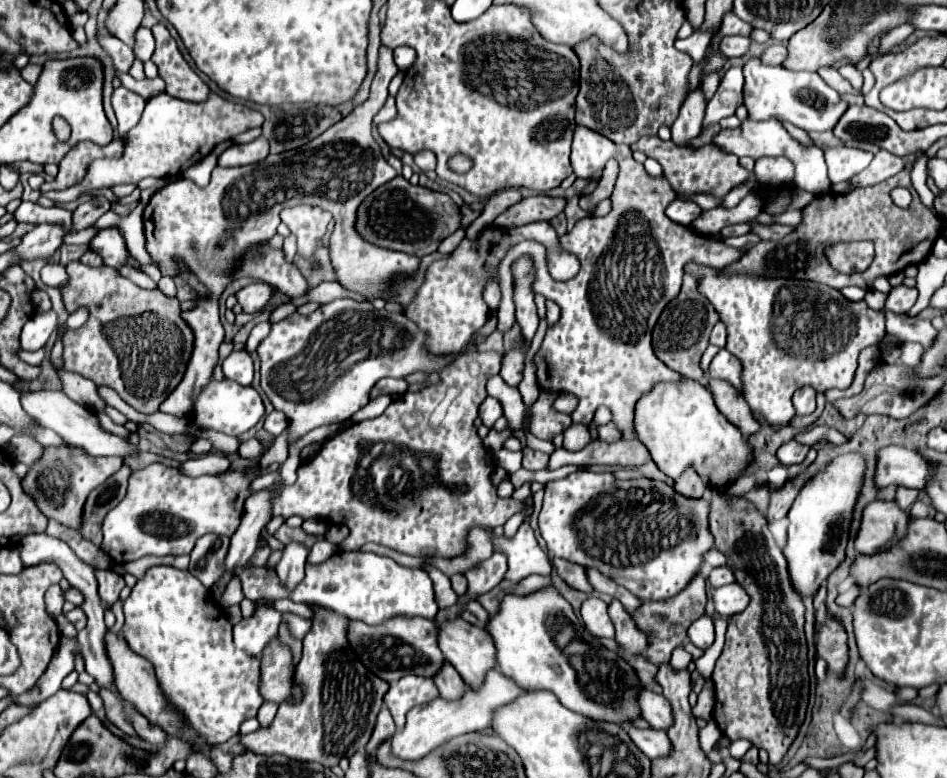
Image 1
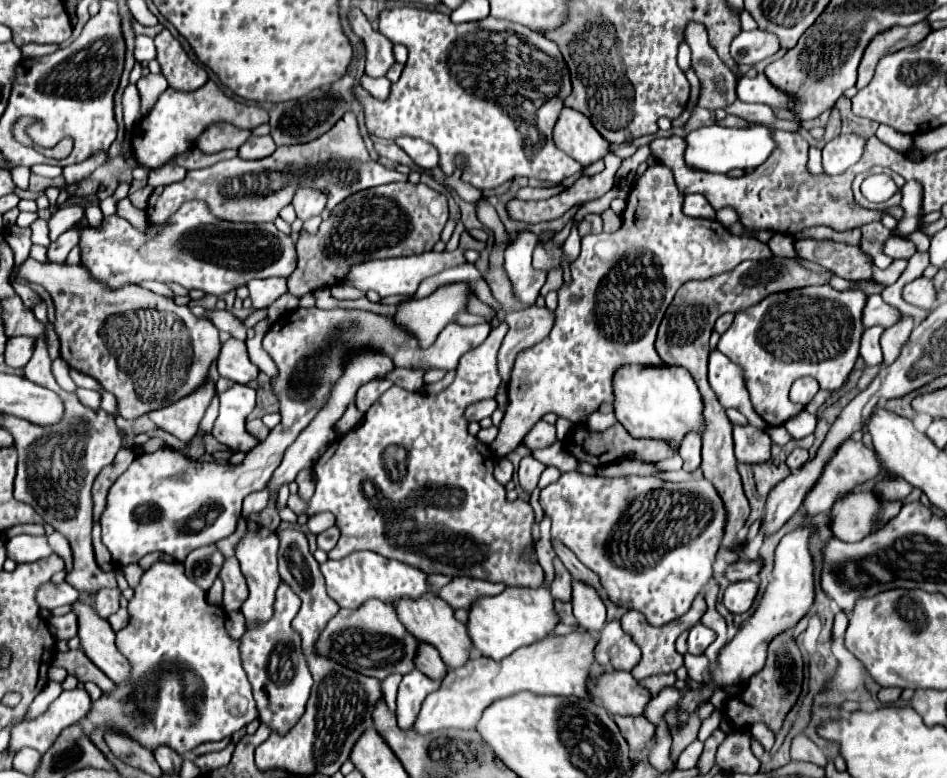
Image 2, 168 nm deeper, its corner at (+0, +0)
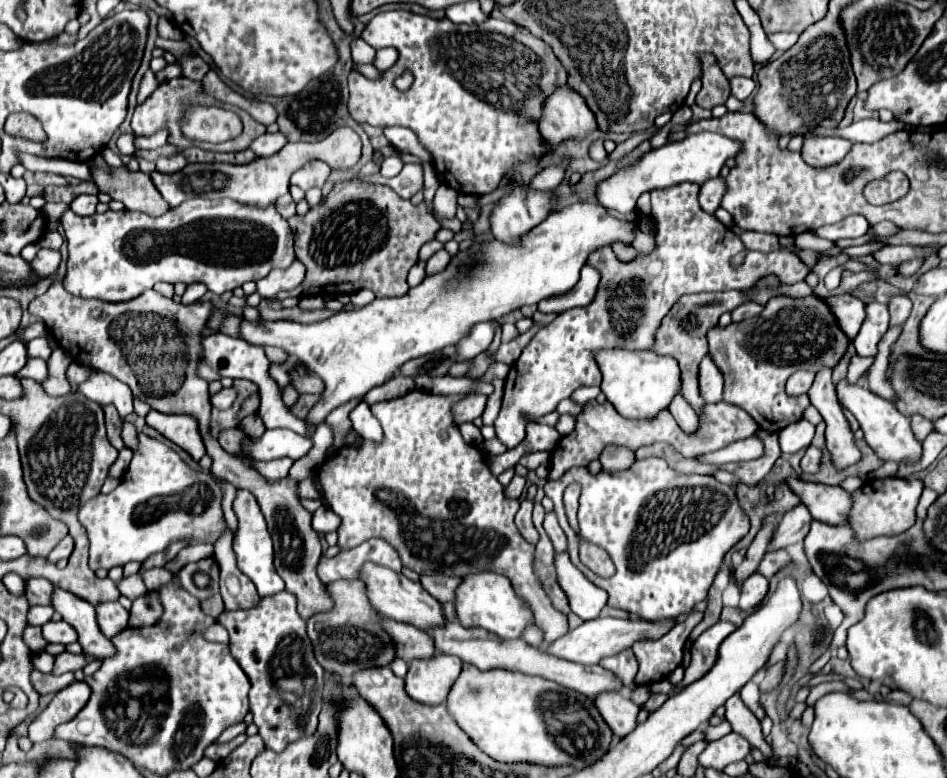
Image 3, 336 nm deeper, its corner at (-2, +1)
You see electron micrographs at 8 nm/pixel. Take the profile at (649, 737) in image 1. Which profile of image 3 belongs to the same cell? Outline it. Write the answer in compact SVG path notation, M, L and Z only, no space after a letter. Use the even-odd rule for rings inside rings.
M615 692L599 694L595 698L595 706L599 708L601 716L611 726L617 738L625 738L631 730L635 730L639 706L631 702L631 698L623 694L615 694Z

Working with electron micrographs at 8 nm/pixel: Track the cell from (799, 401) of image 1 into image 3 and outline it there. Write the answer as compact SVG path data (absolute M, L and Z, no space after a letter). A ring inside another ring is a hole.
M799 370L795 372L789 380L787 380L787 394L789 396L799 396L799 394L807 394L811 384L815 380L815 374L813 372L805 372L805 370Z

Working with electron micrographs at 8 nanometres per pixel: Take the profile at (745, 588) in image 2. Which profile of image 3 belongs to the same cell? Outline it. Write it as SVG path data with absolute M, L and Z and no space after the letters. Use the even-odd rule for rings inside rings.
M751 574L751 578L743 580L741 584L741 600L739 600L739 608L741 610L753 610L767 594L769 588L769 580L761 574Z

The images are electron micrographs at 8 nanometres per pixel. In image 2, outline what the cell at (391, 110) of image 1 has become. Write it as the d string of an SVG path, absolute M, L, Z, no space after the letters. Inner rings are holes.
M363 73L363 77L361 77L361 85L373 95L373 97L377 97L377 99L387 99L387 95L389 95L389 87L391 87L391 83L389 83L389 79L385 79L385 77L369 77L367 73Z

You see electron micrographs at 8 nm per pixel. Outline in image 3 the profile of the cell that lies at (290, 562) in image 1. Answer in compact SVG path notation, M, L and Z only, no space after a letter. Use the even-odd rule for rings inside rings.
M279 592L271 598L263 598L257 606L247 610L225 610L217 618L219 624L223 624L231 636L231 654L243 668L243 672L251 680L251 692L249 692L249 708L253 714L253 724L259 728L259 736L265 740L265 746L281 752L285 744L295 742L299 736L313 734L317 726L317 716L321 712L321 696L325 688L323 680L323 668L317 664L313 656L311 640L307 638L305 620L297 612L297 598L291 592Z

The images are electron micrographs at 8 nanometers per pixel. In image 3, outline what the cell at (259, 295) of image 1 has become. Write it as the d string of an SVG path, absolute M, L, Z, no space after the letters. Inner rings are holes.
M295 260L287 270L271 270L263 280L257 282L257 294L265 298L275 298L281 290L293 290L305 276L305 266Z

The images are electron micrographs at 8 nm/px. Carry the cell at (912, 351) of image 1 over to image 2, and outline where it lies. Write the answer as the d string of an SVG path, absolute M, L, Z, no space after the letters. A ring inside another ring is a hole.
M903 315L903 319L897 321L897 325L891 325L883 331L881 335L881 347L883 347L883 357L885 357L885 363L893 363L893 359L897 359L899 355L899 349L903 347L905 339L909 337L909 333L913 331L913 317L909 315Z

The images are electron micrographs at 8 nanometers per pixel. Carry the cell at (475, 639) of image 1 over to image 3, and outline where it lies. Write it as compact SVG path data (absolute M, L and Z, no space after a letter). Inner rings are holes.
M365 564L363 566L363 574L361 580L367 582L367 596L371 600L371 604L377 608L379 614L383 614L383 618L391 618L403 624L411 624L419 630L435 630L439 626L445 626L445 614L443 614L443 606L439 600L435 600L431 594L427 594L427 590L423 590L423 586L419 582L411 582L409 578L405 578L403 574L397 574L393 570L387 570L383 566L375 566L375 564Z

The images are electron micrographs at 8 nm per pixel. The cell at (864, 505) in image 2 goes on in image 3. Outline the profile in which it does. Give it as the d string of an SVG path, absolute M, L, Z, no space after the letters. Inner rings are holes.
M797 478L787 480L789 486L799 494L801 502L807 504L811 516L819 522L839 526L849 524L849 514L853 506L853 494L843 490L841 486L825 486L803 482Z

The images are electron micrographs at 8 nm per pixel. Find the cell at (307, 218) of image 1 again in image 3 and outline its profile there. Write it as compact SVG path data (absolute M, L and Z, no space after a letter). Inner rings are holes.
M313 160L307 166L303 166L301 170L297 170L291 176L291 184L299 186L301 190L309 190L309 188L323 188L323 184L327 182L331 174L331 168L325 162Z

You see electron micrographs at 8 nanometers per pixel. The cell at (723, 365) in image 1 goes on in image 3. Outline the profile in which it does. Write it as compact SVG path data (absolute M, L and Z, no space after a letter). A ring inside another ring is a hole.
M705 356L703 362L699 364L699 386L701 386L701 396L705 402L713 404L723 400L723 372L717 370L715 362L711 356Z

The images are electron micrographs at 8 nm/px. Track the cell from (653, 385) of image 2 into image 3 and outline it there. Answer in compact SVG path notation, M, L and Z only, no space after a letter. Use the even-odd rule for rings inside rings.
M613 348L613 350L597 352L595 358L603 374L601 390L623 418L655 418L659 410L667 410L671 400L683 392L681 370L675 358L671 356Z

